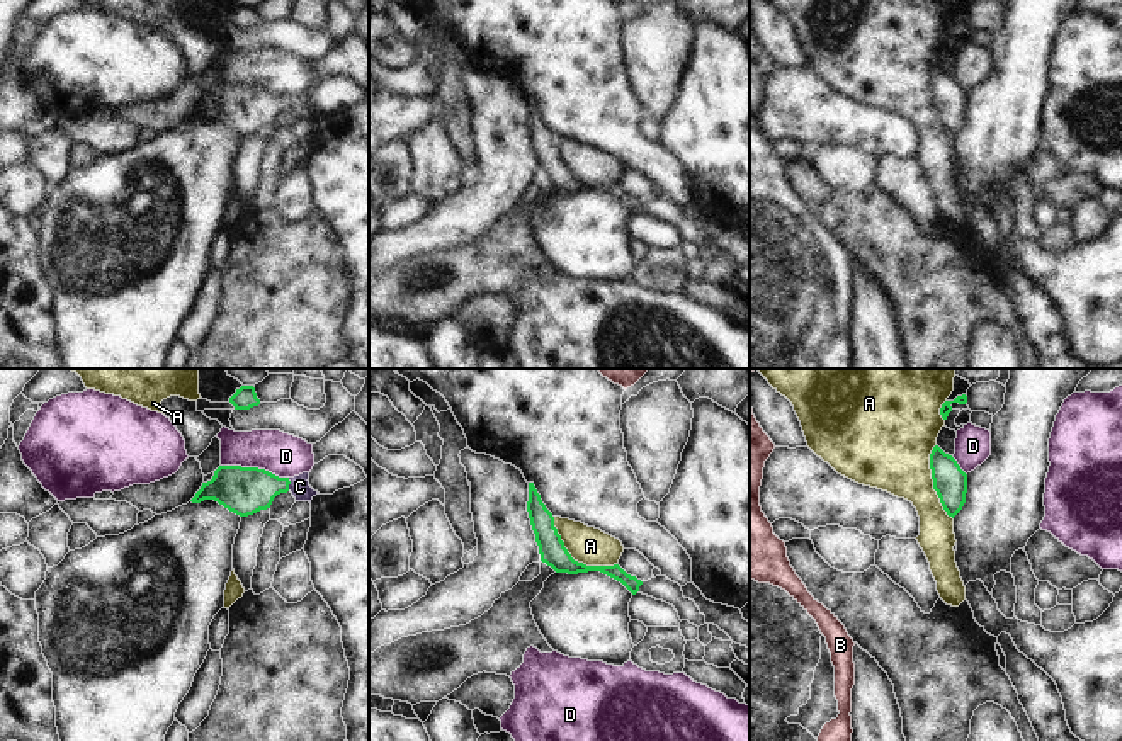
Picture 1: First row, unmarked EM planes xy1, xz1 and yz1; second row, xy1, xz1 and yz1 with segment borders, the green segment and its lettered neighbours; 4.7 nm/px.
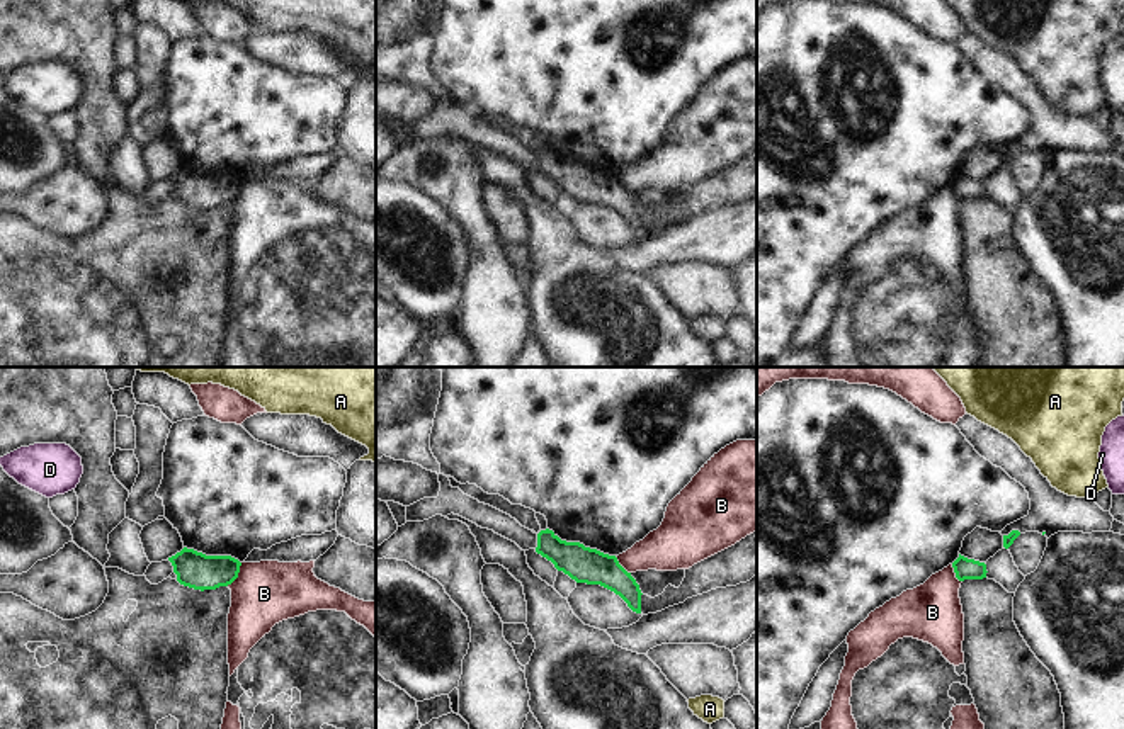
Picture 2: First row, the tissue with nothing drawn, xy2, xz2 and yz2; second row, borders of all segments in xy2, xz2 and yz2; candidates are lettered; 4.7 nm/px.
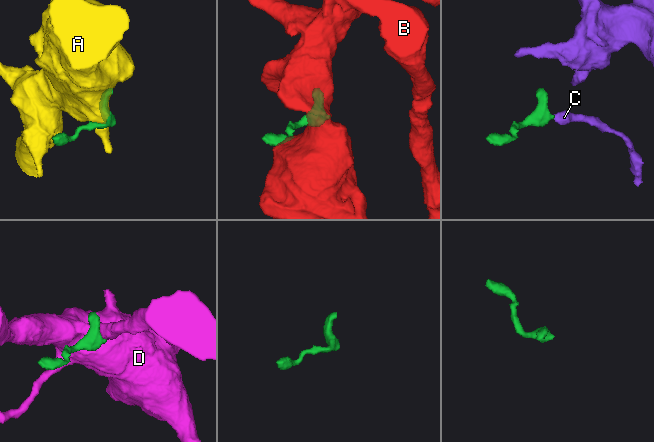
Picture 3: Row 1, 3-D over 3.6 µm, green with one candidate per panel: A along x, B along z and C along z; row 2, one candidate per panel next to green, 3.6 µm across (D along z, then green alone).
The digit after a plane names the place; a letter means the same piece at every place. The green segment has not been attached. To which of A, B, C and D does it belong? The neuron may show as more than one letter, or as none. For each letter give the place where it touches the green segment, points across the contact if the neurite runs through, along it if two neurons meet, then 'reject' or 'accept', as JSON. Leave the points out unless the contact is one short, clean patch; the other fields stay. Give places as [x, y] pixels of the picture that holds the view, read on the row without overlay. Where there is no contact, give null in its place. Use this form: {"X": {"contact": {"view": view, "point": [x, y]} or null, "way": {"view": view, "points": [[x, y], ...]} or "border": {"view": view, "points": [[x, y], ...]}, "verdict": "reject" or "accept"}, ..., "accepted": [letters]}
{"A": {"contact": {"view": "xz1", "point": [573, 179]}, "verdict": "reject"}, "B": {"contact": {"view": "xy2", "point": [237, 194]}, "border": {"view": "xy2", "points": [[242, 182], [237, 196], [227, 204]]}, "verdict": "reject"}, "C": {"contact": {"view": "xy1", "point": [289, 102]}, "way": {"view": "xy1", "points": [[242, 109], [289, 102], [300, 106]]}, "verdict": "accept"}, "D": {"contact": {"view": "xy1", "point": [255, 87]}, "border": {"view": "xy1", "points": [[221, 84], [257, 85], [288, 97]]}, "verdict": "reject"}, "accepted": ["C"]}

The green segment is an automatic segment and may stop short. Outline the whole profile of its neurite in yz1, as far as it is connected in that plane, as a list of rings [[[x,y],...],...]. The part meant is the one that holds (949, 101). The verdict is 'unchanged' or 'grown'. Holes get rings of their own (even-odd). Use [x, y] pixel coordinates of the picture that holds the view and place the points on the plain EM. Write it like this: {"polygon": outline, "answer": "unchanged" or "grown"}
{"polygon": [[[935,65],[930,73],[930,88],[933,109],[947,134],[954,138],[966,122],[967,93],[960,88],[957,80],[938,65]]], "answer": "unchanged"}

